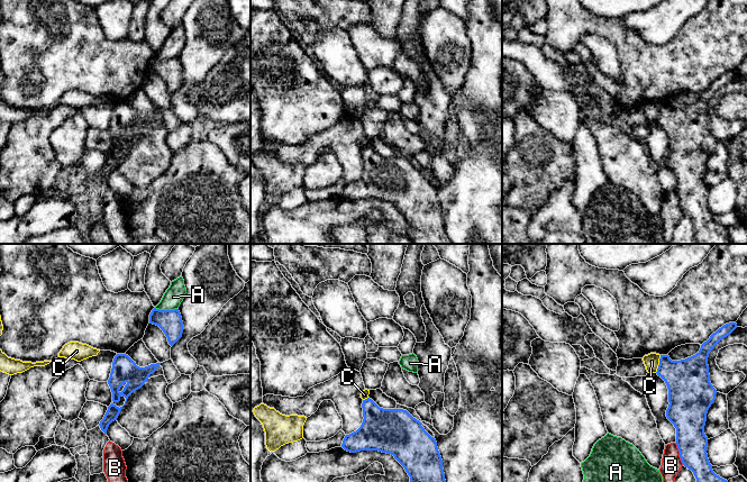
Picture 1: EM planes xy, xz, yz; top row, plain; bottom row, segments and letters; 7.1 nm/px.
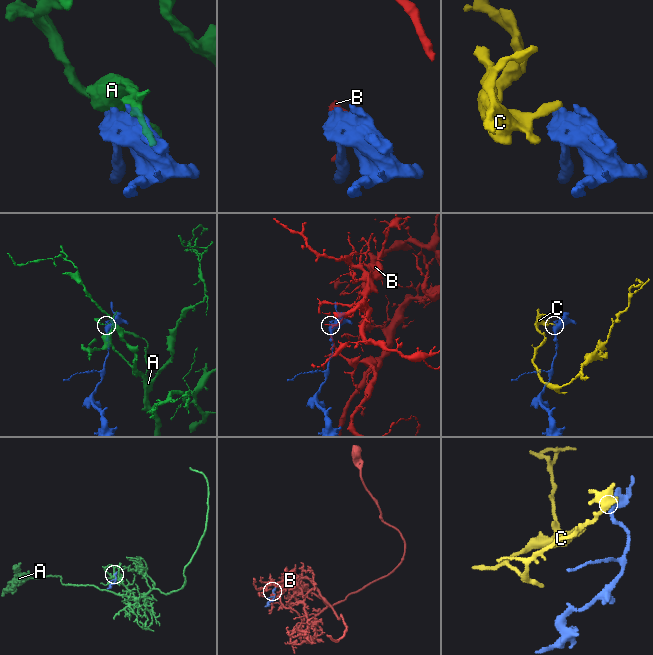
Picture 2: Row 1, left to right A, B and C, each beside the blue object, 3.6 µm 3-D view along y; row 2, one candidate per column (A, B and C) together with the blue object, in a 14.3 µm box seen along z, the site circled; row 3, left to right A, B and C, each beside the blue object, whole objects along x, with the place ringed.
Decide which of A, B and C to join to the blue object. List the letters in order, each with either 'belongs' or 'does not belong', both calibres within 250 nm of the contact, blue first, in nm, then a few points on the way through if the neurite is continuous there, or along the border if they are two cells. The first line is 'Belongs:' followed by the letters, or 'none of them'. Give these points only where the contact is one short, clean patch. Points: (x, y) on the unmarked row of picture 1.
Belongs: none of them
A: does not belong; calibres 170 and 140 nm
B: does not belong; calibres 220 and 140 nm; border yz (675, 191), (683, 212)
C: does not belong; calibres 300 and 110 nm; border yz (661, 103), (658, 116), (655, 120)

